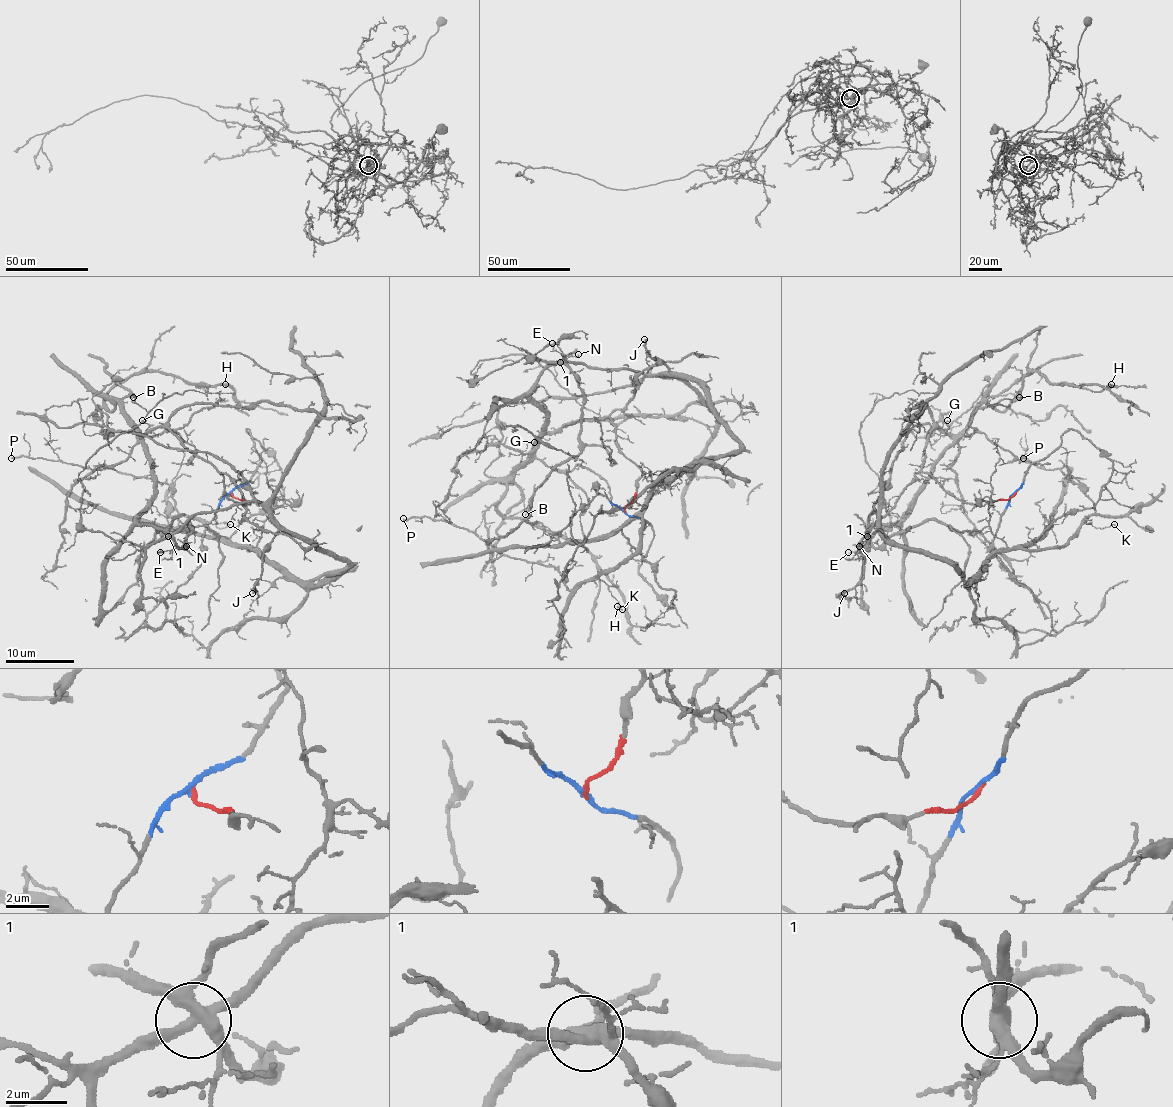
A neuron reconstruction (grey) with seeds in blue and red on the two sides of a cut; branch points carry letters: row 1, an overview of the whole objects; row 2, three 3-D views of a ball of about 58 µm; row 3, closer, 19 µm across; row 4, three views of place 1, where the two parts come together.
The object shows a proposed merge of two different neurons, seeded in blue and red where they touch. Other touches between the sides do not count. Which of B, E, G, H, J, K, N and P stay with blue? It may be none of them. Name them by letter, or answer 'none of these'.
J, K, P

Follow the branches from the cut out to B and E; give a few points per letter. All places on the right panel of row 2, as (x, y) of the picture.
B: (1014, 494), (961, 502), (925, 473), (922, 461), (935, 427), (958, 434), (984, 401), (1006, 391), (1020, 397)
E: (1014, 494), (961, 502), (925, 473), (935, 427), (953, 444), (917, 501), (848, 552)

